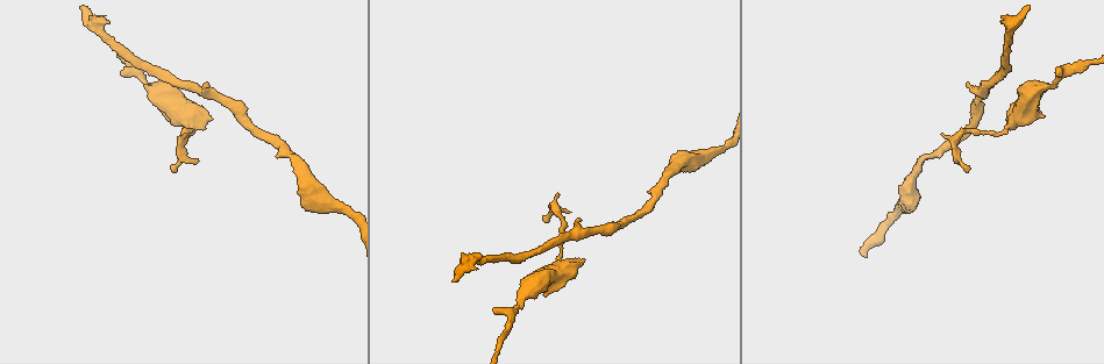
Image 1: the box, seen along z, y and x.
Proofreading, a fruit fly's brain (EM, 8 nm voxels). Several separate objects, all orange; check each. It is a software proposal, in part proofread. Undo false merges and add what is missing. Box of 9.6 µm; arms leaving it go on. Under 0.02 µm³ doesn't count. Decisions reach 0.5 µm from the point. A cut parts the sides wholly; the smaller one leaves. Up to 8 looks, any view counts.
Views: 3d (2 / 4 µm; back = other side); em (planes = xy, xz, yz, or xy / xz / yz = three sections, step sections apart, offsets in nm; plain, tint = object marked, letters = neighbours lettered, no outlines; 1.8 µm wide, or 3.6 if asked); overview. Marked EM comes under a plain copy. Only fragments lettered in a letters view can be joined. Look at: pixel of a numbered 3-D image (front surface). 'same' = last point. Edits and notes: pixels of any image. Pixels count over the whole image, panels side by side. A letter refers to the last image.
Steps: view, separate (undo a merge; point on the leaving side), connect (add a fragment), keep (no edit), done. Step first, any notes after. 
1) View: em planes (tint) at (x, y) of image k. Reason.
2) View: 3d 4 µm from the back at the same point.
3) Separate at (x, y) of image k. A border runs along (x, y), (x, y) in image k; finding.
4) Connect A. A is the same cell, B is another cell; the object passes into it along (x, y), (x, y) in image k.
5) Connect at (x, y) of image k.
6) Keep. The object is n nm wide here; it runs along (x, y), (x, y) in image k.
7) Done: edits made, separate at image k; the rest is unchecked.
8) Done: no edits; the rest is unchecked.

View: em planes (letters) at (968, 169) of image 1.

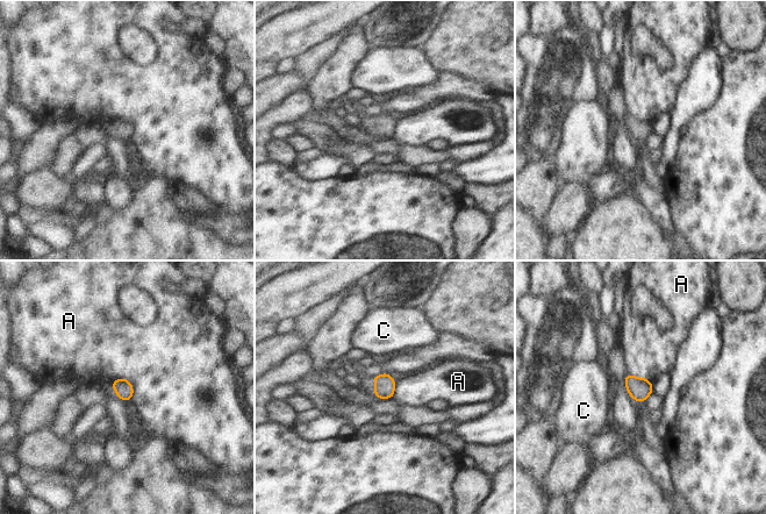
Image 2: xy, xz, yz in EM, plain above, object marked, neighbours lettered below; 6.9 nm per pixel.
Keep. The object is 130 nm wide here; A and C are other cells; a border runs along (112, 380), (126, 378), (133, 398) in image 2; none of them fits.

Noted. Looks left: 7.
View: em xy step 16 (letters) at (584, 261) of image 1. Thick end.

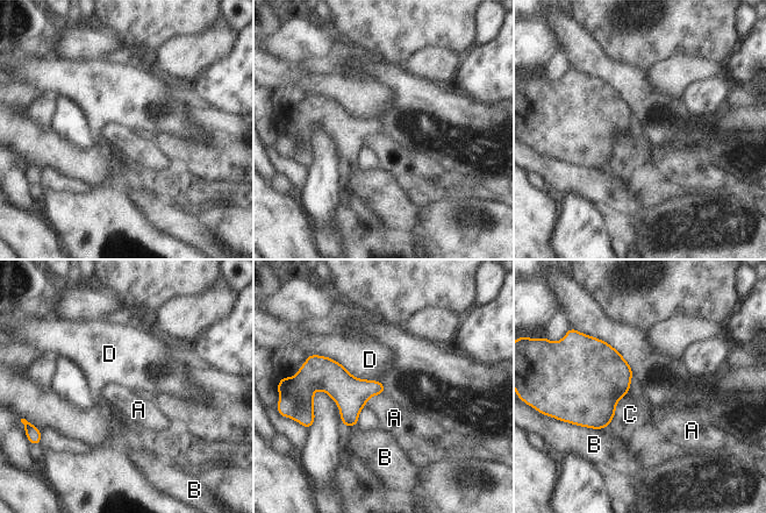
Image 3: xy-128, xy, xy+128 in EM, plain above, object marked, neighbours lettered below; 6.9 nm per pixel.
View: em planes (letters) at the same point.

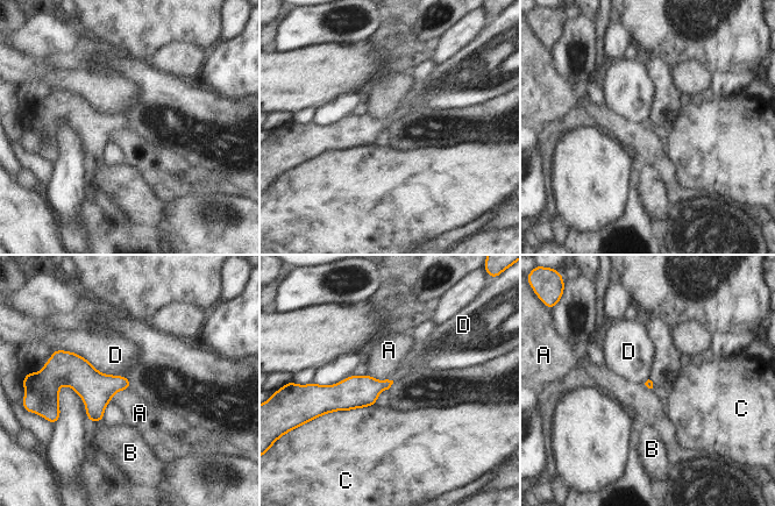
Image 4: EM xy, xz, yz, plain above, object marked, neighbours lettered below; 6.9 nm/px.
Keep. A, B, C and D are other cells; a border runs along (129, 387), (118, 391), (109, 401) in image 4; no lettered fragment goes on from it.

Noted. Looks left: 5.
View: em 3.6 µm planes (letters) at (1056, 76) of image 1. An open end.

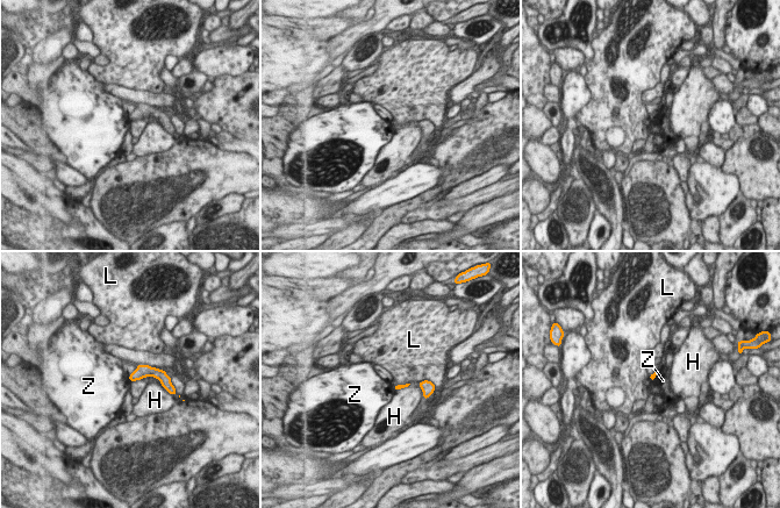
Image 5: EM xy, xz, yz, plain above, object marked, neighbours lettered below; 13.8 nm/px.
Keep. The longest contact is with L, 440 nm; H, L and Z are other cells; a border runs along (658, 372), (652, 381) in image 5; none of them fits.

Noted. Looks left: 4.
Done: no edits; the rest is unchecked.

